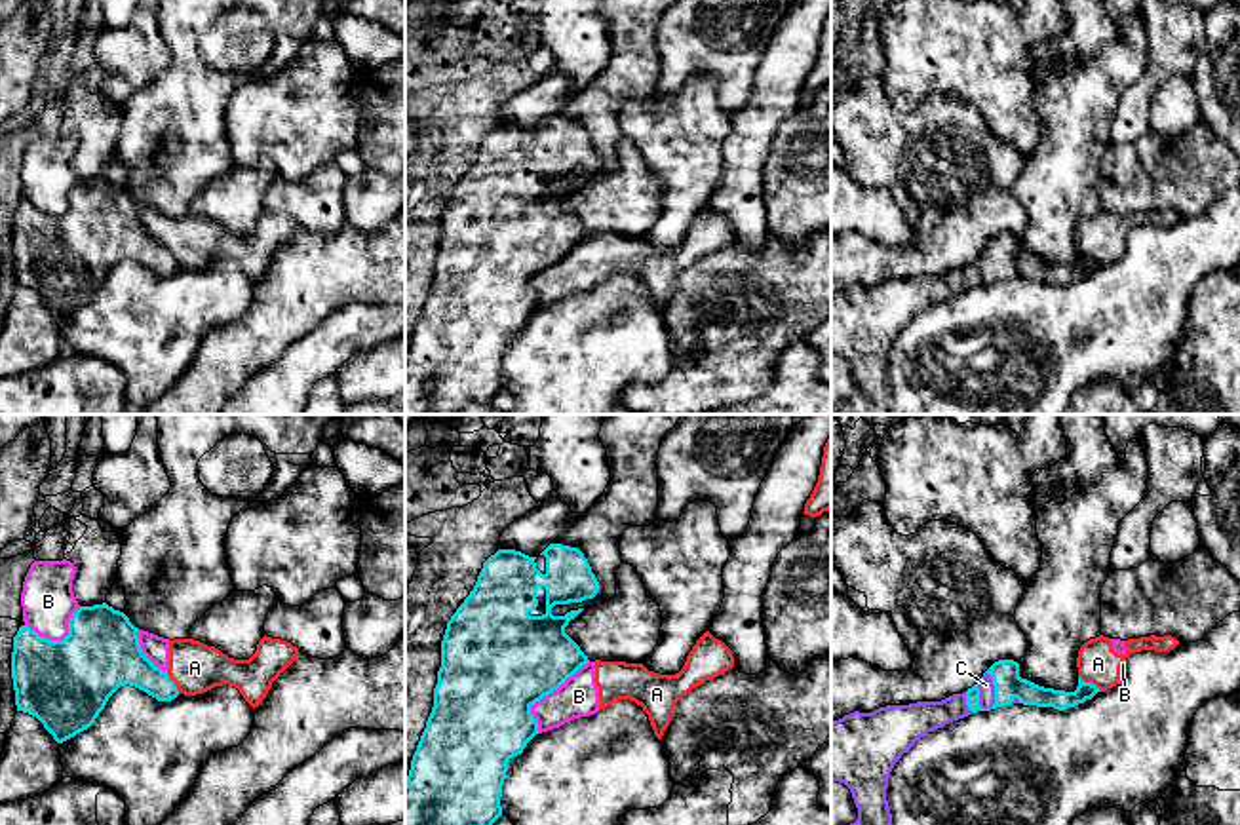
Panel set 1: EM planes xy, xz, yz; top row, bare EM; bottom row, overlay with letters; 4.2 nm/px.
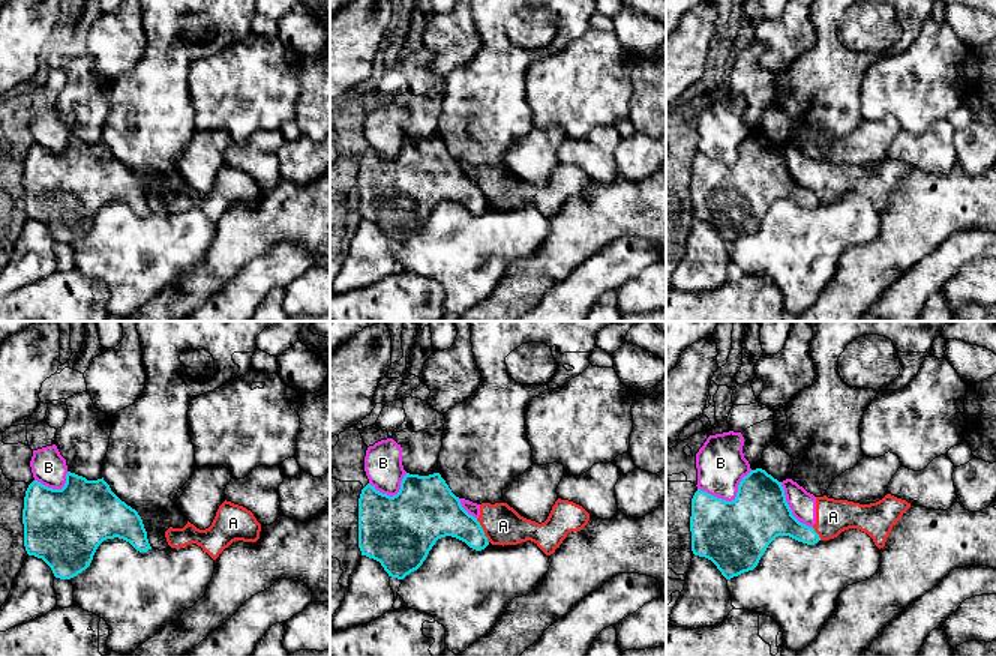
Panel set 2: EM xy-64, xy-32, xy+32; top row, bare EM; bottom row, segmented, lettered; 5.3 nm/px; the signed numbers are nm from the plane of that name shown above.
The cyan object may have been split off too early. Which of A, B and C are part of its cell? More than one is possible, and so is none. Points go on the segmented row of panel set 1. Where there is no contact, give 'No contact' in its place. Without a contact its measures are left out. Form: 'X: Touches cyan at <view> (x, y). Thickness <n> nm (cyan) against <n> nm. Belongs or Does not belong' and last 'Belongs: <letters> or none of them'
A: Touches cyan at yz (1090, 683). Thickness 90 nm (cyan) against 170 nm. Does not belong
B: Touches cyan at xz (546, 694). Thickness 480 nm (cyan) against 170 nm. Does not belong
C: Touches cyan at yz (995, 694). Thickness 120 nm (cyan) against 70 nm. Belongs
Belongs: C

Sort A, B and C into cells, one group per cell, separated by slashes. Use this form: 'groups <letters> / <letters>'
groups A B / C

